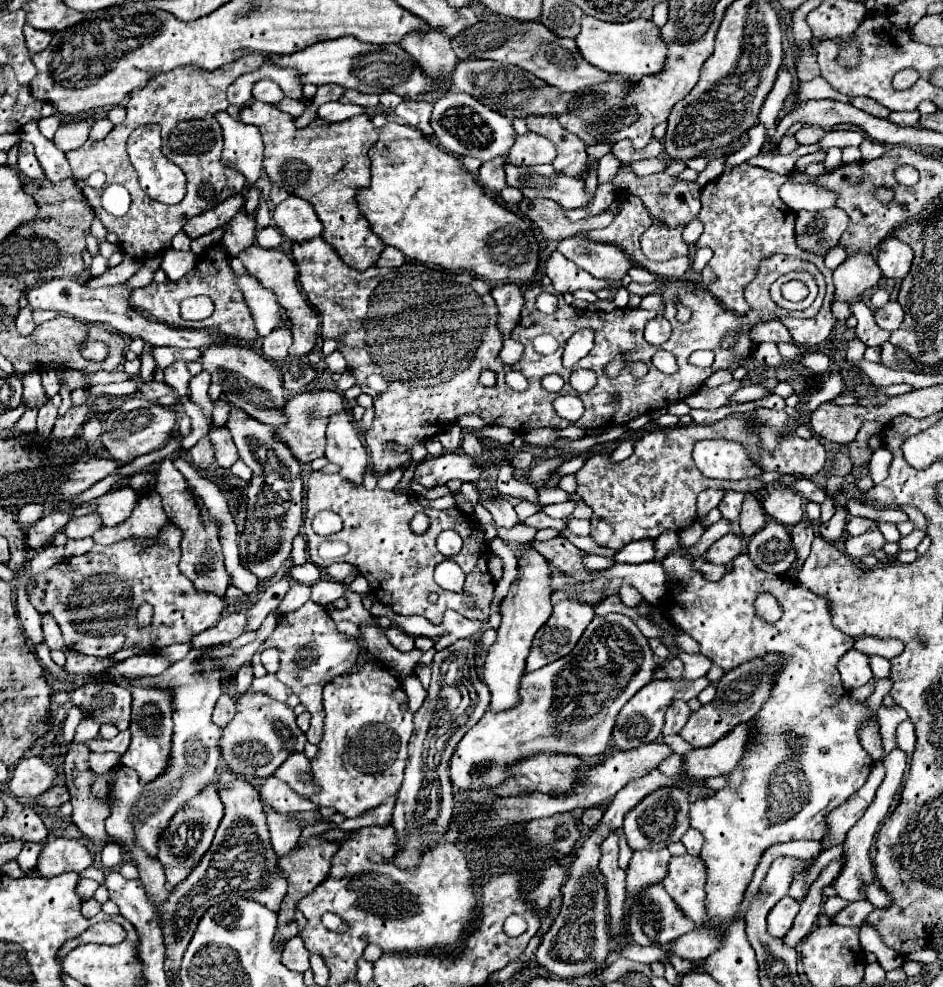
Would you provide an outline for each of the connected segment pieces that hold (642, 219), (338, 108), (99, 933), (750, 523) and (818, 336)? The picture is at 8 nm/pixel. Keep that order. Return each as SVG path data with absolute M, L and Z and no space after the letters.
M632 193L620 195L618 201L624 201L624 205L620 205L620 213L614 217L612 225L608 225L606 229L588 231L586 237L620 247L634 265L644 267L662 277L662 263L648 261L640 251L640 235L650 225L650 213L644 209L644 203L638 197L632 197Z
M334 101L334 103L324 103L320 105L318 109L318 115L326 121L344 121L344 119L350 119L352 115L358 115L358 113L366 113L364 107L360 105L352 105L352 103L340 103L340 101Z
M96 923L88 927L82 935L67 941L58 951L57 960L62 962L69 951L82 945L82 943L122 943L126 937L126 931L118 923Z
M746 497L742 503L742 513L740 513L740 529L744 537L752 537L756 531L760 531L766 525L766 515L758 499Z
M748 163L738 165L732 173L722 175L720 181L710 181L702 187L702 209L698 219L704 225L704 231L700 239L694 243L694 247L710 247L714 251L714 257L704 267L702 275L702 287L710 291L726 309L742 315L748 311L748 303L744 301L744 289L756 277L756 269L760 267L760 261L764 257L770 257L772 253L784 253L784 255L796 255L798 259L810 261L818 267L818 271L826 277L826 297L824 303L814 319L788 319L784 325L790 329L790 335L794 337L794 343L802 349L810 349L822 341L826 341L828 333L836 325L830 305L834 301L834 285L832 285L832 271L824 267L824 257L810 255L796 247L794 243L794 211L784 205L778 191L782 183L788 181L788 175L780 175L762 167L752 167Z

